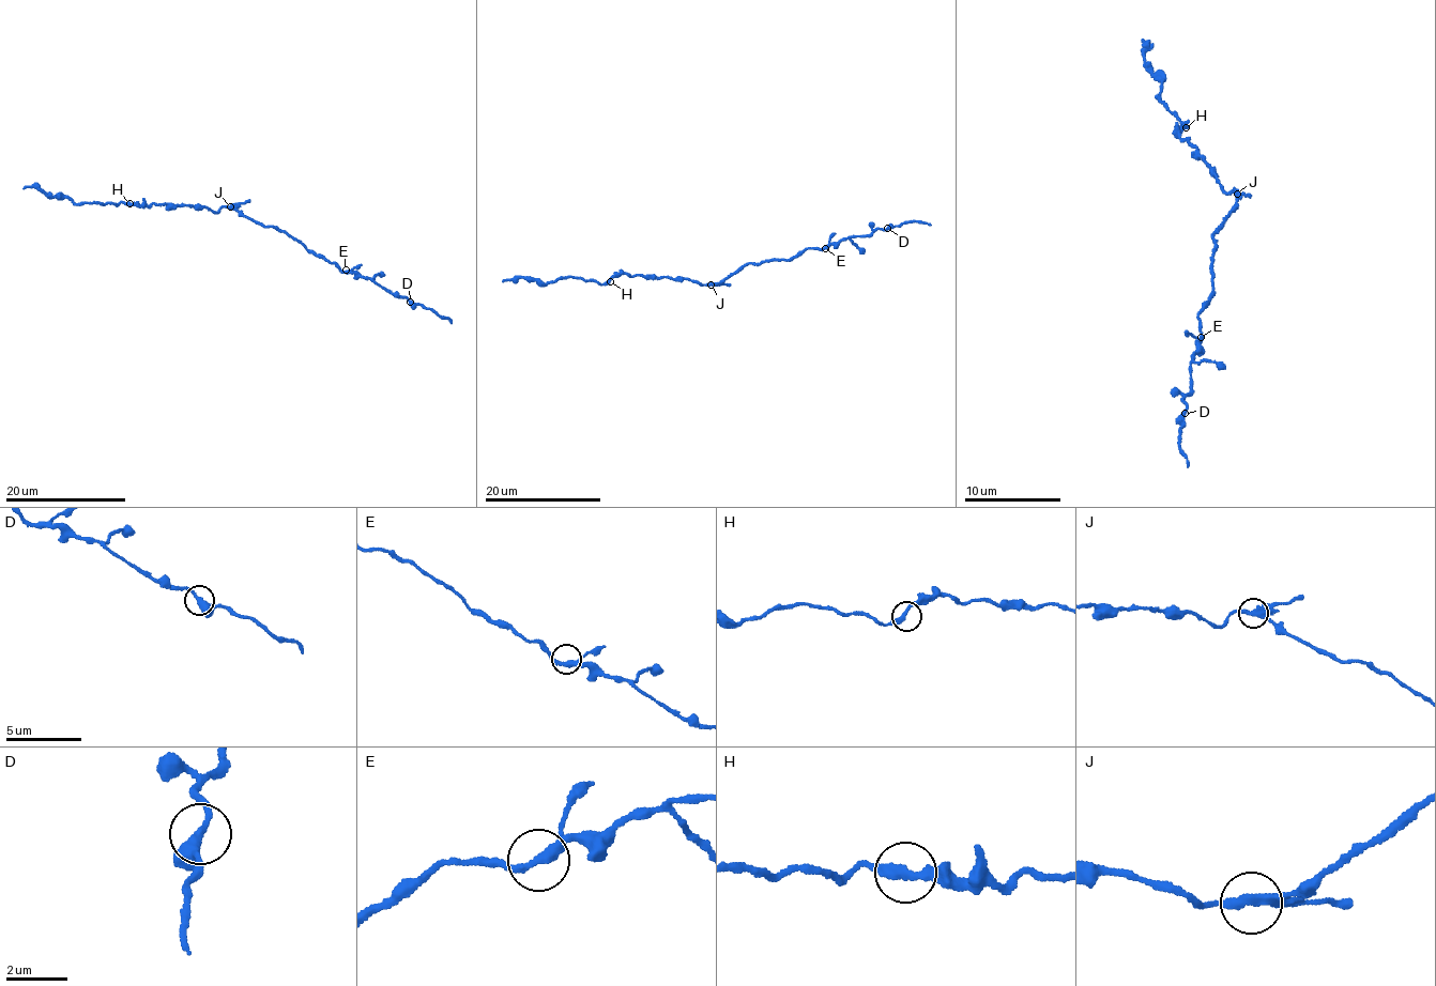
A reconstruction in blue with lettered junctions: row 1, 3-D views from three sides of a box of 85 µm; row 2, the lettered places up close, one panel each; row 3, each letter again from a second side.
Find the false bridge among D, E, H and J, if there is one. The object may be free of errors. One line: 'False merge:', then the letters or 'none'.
False merge: J

